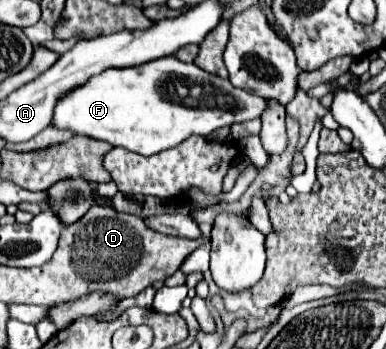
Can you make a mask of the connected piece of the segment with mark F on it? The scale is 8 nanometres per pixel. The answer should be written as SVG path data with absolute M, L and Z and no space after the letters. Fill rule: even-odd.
M173 56L173 58L159 58L159 60L147 62L143 66L133 66L133 68L123 68L123 70L113 68L113 70L105 70L105 72L93 76L87 84L83 84L81 88L75 88L73 92L69 92L65 98L61 98L57 102L55 114L53 114L53 124L57 128L69 130L73 134L85 134L85 136L91 136L97 140L105 140L111 146L121 146L129 152L137 152L141 156L151 156L151 154L179 146L183 140L187 140L193 134L209 136L223 126L231 126L235 122L259 118L265 108L267 108L265 98L259 98L255 94L247 94L247 90L239 90L239 88L231 86L229 80L223 80L215 74L209 74L209 72L197 68L195 64L179 62ZM173 76L175 76L175 80L185 82L185 86L201 84L201 104L195 104L195 106L185 104L183 106L183 104L167 100L163 86L169 80L173 80Z

